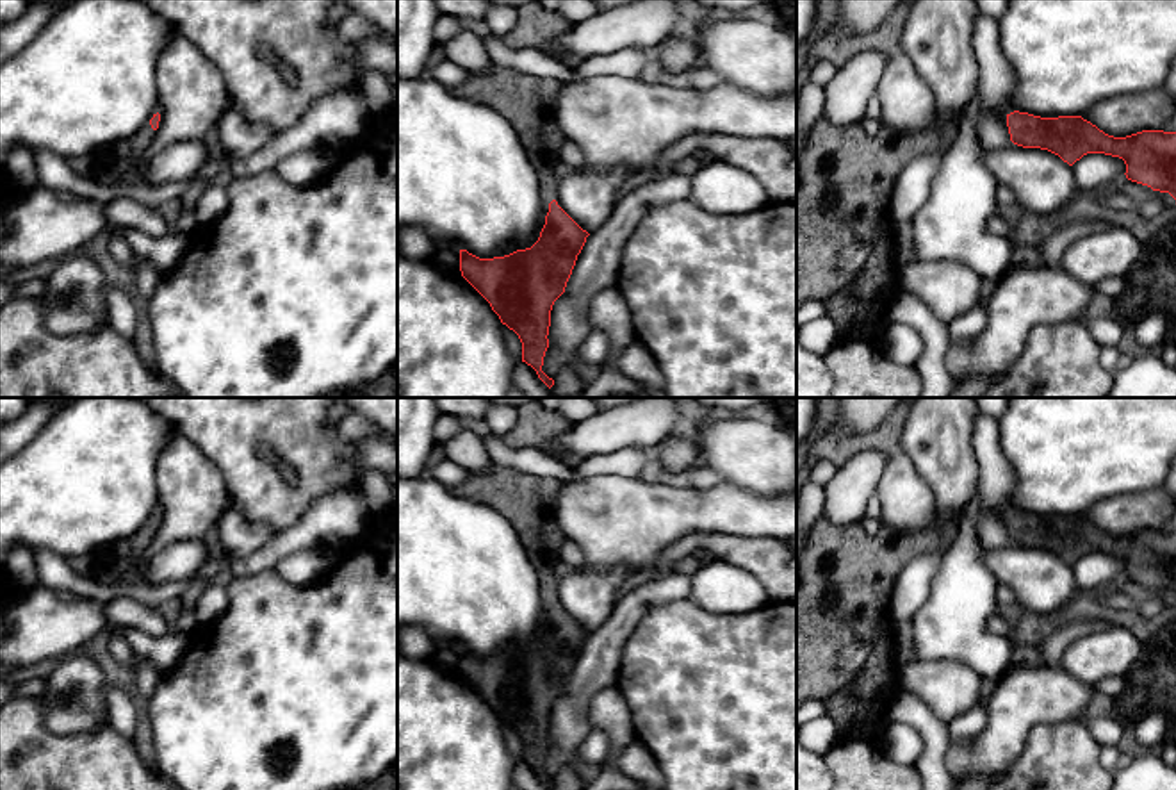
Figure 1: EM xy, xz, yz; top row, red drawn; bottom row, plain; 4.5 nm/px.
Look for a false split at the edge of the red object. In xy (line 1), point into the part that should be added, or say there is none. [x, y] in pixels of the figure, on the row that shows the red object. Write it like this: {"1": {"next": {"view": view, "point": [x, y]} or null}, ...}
{"1": {"next": {"view": "xy", "point": [145, 134]}}}

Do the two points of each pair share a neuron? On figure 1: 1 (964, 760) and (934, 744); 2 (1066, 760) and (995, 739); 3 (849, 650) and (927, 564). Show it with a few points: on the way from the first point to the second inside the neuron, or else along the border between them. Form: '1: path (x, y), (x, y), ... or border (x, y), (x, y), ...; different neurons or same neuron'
1: border (950, 742), (945, 753), (947, 771); different neurons
2: border (1059, 723), (1037, 723), (1007, 771); different neurons
3: border (904, 566), (888, 612); different neurons

